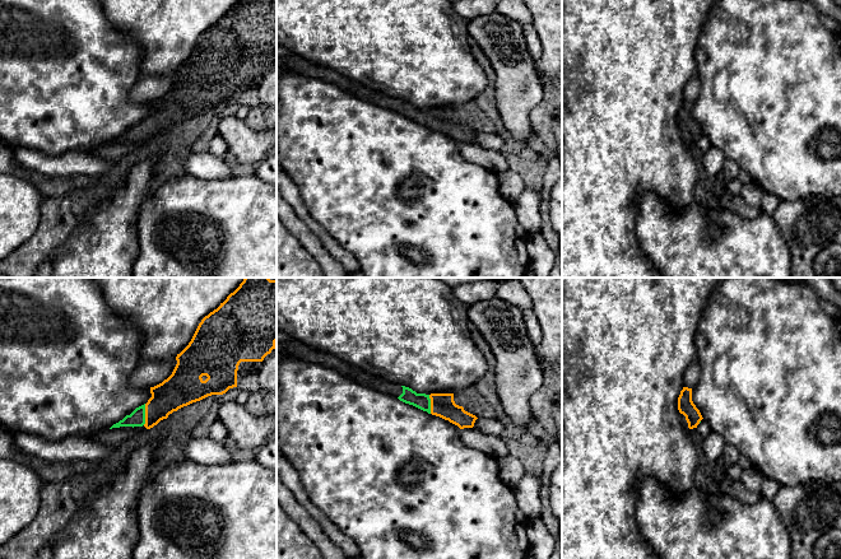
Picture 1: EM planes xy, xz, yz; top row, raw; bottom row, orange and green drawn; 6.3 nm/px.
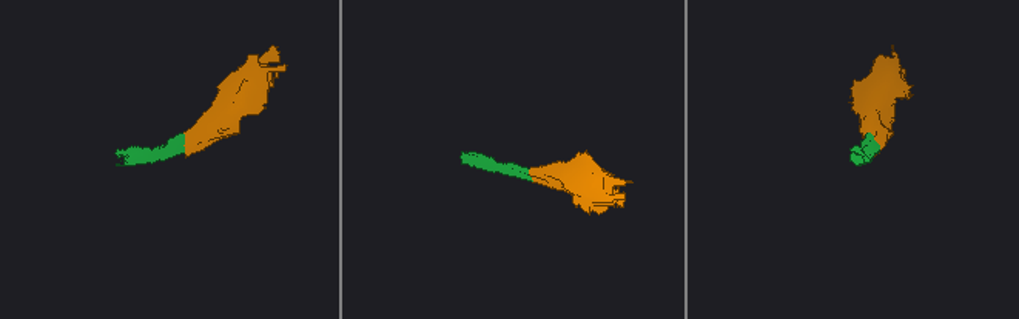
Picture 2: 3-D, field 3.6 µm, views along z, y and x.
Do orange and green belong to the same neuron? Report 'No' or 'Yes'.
Yes

